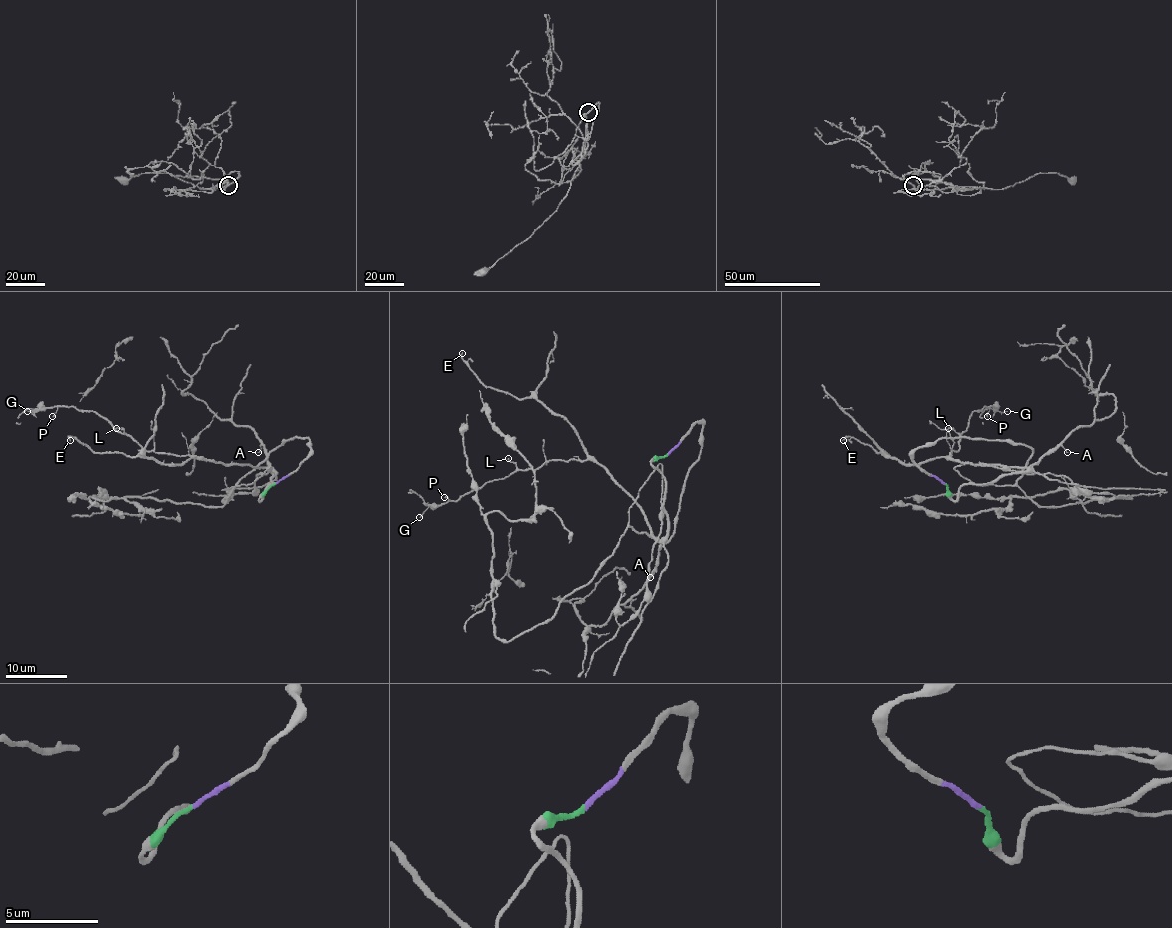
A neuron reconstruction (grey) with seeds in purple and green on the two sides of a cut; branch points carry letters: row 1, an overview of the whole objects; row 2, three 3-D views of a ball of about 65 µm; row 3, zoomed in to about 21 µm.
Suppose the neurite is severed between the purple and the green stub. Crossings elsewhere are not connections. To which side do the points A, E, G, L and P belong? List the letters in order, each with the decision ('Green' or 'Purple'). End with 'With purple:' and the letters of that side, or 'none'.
A: Green
E: Green
G: Green
L: Green
P: Green
With purple: none

